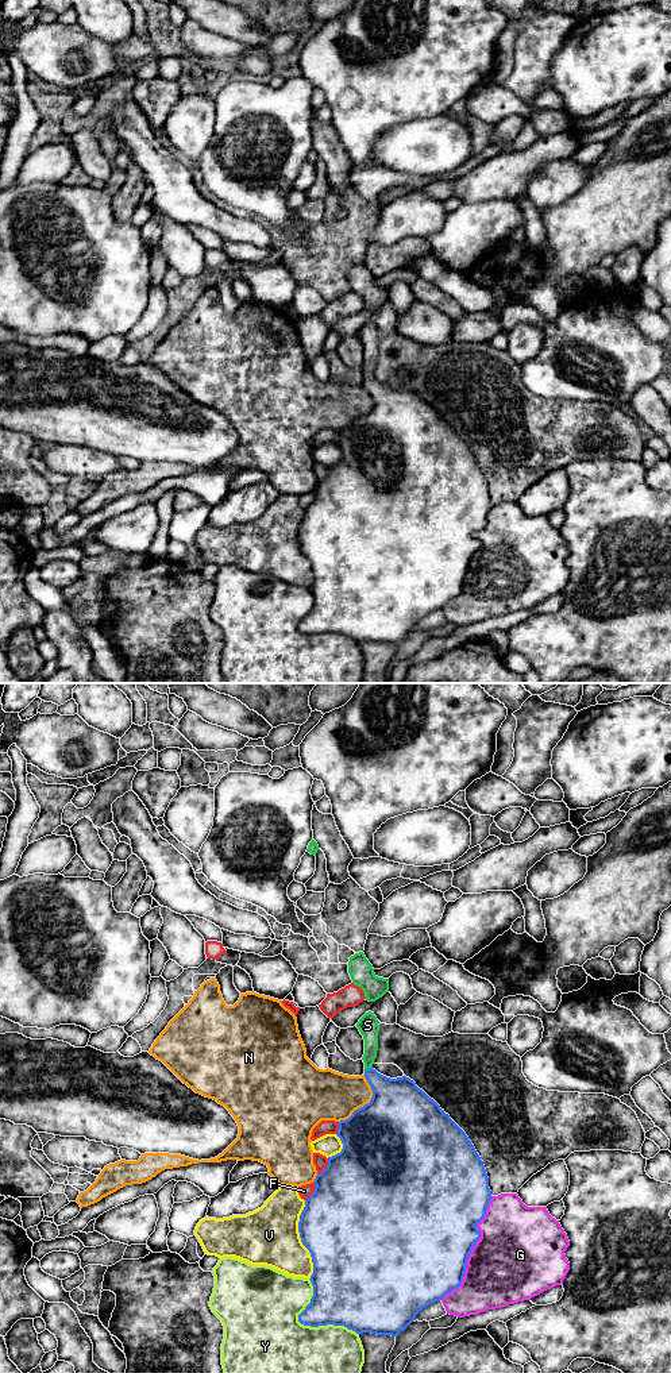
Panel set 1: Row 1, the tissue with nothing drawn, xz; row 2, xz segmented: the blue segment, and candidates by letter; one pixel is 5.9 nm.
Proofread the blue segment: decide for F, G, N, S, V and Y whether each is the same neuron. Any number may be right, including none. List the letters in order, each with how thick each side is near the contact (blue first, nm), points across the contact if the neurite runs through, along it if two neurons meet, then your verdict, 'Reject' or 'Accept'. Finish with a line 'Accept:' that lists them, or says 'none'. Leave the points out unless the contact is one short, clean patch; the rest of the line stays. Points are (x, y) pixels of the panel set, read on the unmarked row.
F: Thickness 500 nm (blue) against 80 nm. Reject
G: Thickness 500 nm (blue) against 480 nm. Reject
N: Thickness 500 nm (blue) against 300 nm. Reject
S: Thickness 280 nm (blue) against 120 nm. Path across: xz (394, 411), (367, 378), (370, 363), (369, 336). Accept
V: Thickness 480 nm (blue) against 360 nm. Reject
Y: Thickness 340 nm (blue) against 480 nm. Reject
Accept: S

